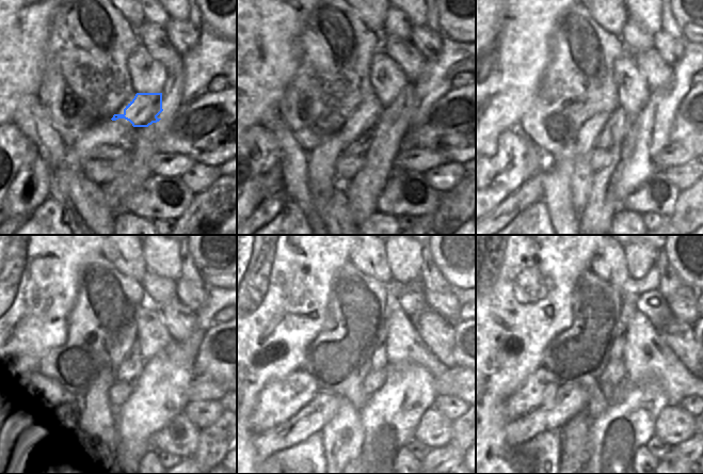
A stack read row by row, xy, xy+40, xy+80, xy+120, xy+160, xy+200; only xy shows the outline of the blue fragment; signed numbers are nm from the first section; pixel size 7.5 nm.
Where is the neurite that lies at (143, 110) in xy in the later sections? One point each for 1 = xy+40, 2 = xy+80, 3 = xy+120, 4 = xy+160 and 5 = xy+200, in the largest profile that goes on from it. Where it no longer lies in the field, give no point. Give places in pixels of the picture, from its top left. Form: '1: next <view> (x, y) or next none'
1: next xy+40 (377, 122)
2: next xy+80 (598, 131)
3: next xy+120 (101, 427)
4: next xy+160 (342, 437)
5: next xy+200 (576, 440)

